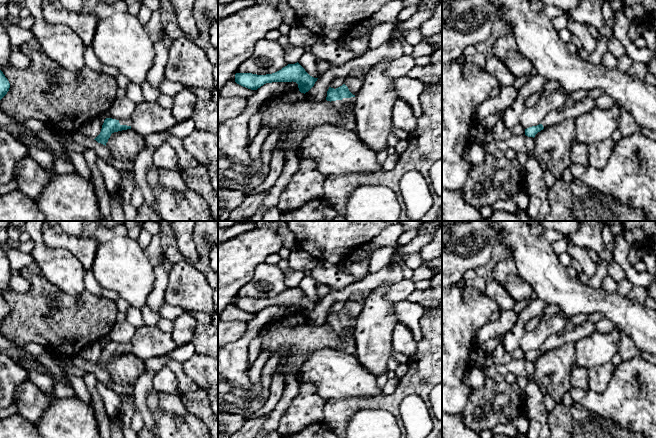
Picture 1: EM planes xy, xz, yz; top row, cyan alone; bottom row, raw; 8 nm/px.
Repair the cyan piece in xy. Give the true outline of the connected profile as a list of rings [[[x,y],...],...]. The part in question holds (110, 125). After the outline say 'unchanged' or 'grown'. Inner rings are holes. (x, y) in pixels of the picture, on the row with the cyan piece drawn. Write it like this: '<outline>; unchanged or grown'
[[[106,118],[102,125],[100,134],[94,140],[106,146],[106,143],[108,142],[108,139],[112,133],[131,129],[131,126],[131,120],[116,120],[112,118]]]; grown

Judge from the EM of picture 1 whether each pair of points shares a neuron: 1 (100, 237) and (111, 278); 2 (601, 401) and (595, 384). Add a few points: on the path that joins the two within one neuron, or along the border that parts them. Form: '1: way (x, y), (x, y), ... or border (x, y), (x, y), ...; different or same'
1: way (110, 247), (111, 268); same
2: border (612, 374), (603, 391), (594, 392), (588, 389); different

